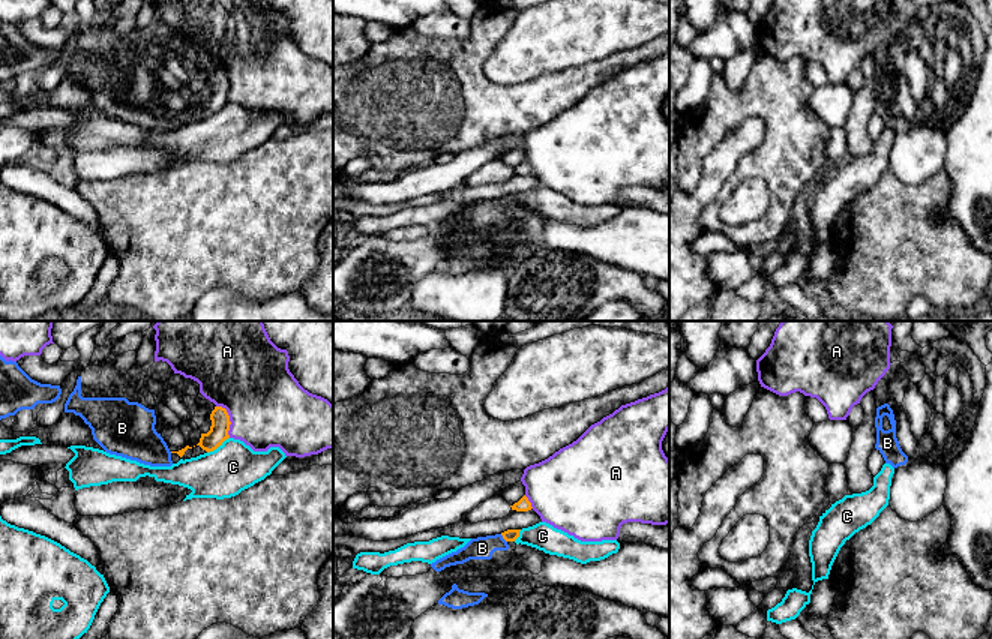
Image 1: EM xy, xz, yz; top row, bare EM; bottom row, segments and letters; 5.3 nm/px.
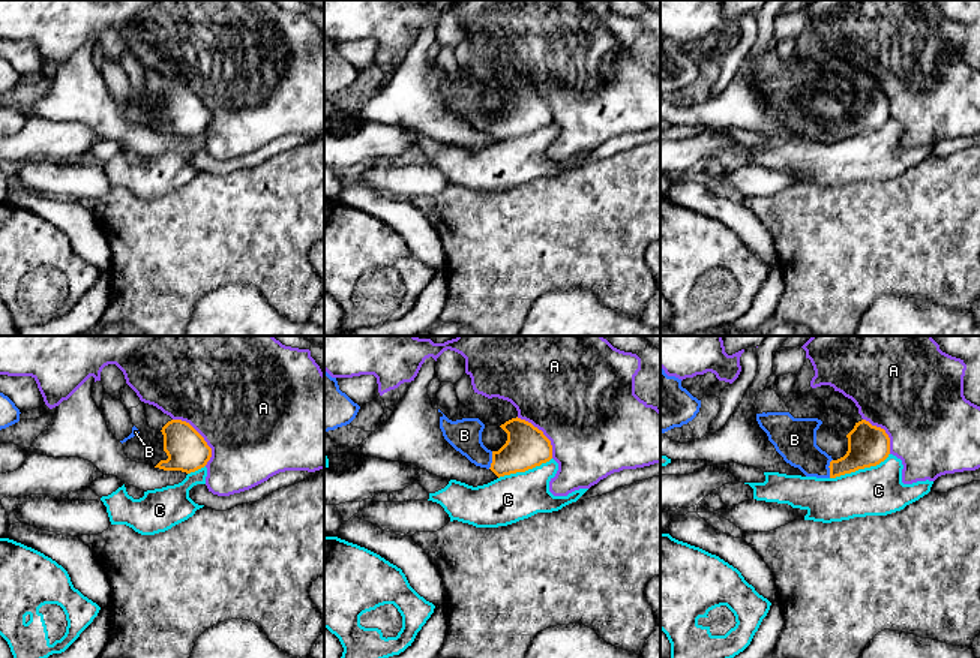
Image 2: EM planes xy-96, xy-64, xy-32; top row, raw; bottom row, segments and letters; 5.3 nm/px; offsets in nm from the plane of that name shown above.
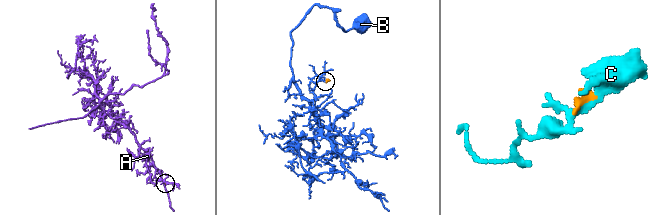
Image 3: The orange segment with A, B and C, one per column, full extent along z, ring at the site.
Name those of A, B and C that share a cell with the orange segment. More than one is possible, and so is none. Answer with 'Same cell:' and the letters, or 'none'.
Same cell: B

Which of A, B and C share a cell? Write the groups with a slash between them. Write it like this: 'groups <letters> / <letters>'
groups A / B / C

